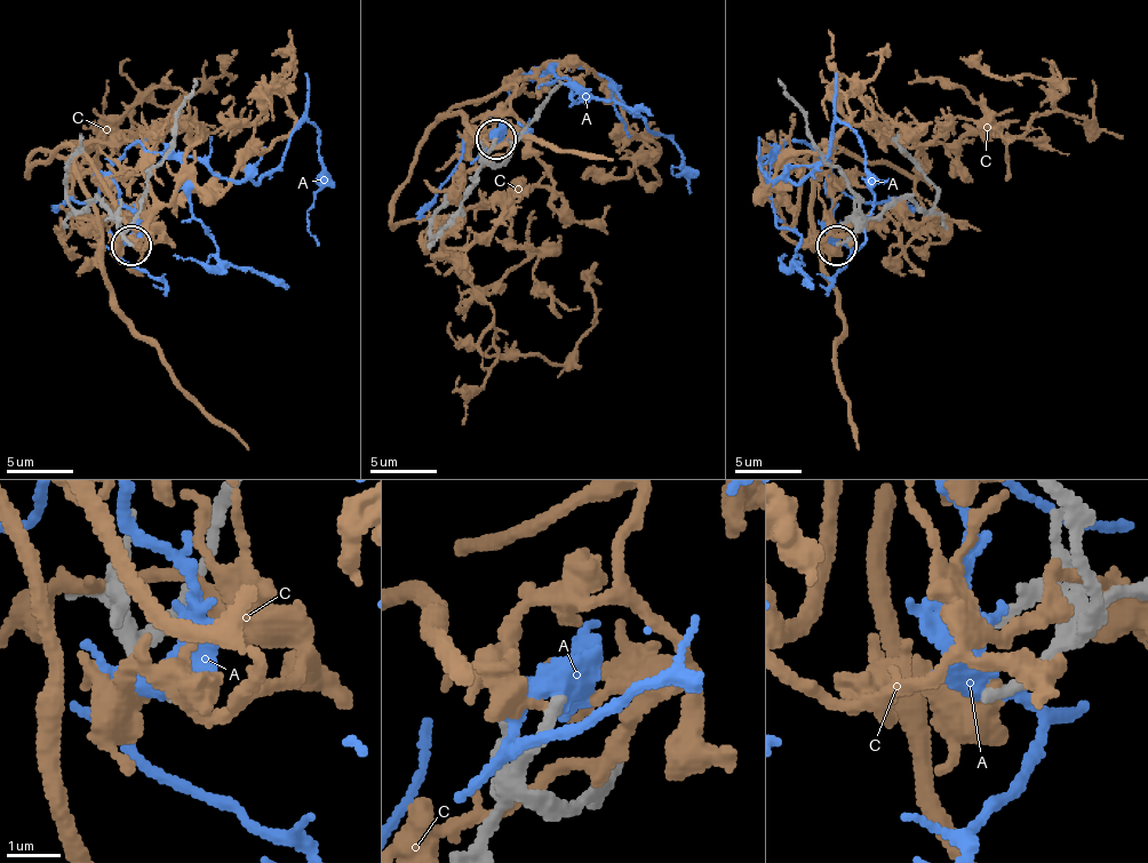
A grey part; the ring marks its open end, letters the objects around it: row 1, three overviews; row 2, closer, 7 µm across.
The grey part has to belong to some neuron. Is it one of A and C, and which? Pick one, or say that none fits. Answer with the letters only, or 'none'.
none

